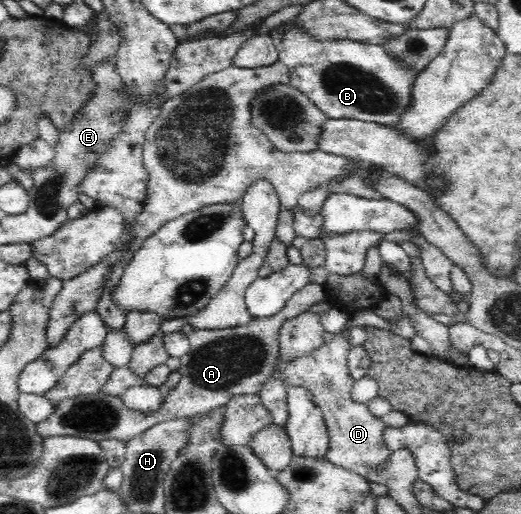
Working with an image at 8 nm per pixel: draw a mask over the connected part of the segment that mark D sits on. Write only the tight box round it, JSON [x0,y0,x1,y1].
[276,331,390,475]

